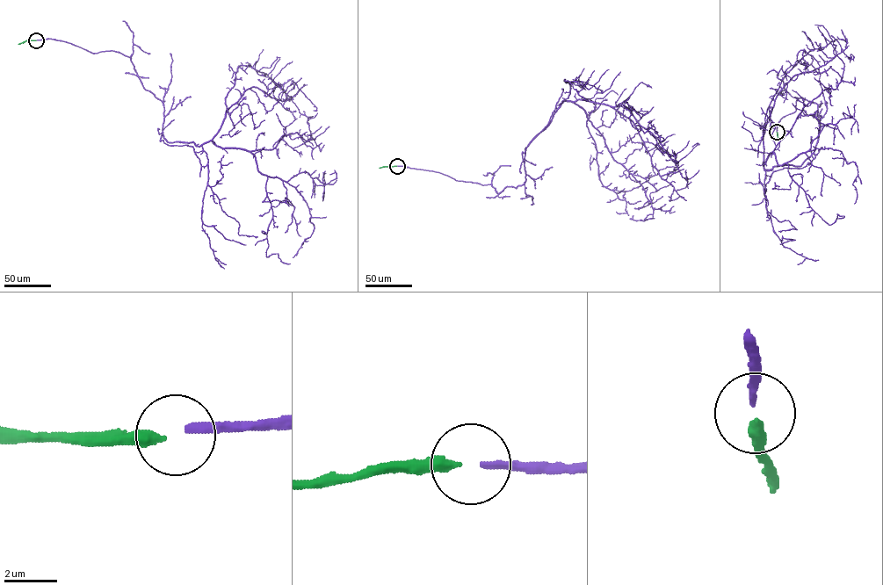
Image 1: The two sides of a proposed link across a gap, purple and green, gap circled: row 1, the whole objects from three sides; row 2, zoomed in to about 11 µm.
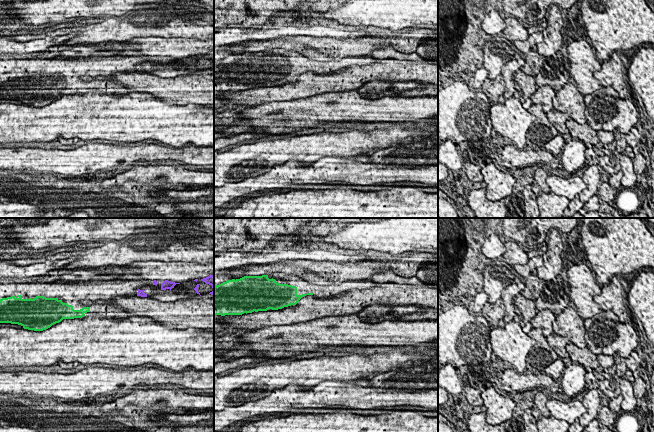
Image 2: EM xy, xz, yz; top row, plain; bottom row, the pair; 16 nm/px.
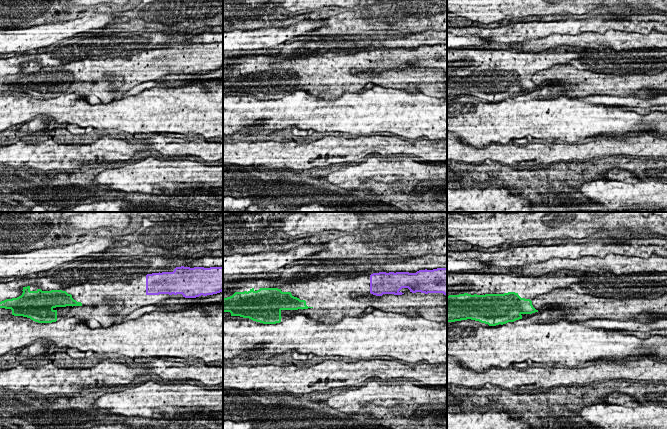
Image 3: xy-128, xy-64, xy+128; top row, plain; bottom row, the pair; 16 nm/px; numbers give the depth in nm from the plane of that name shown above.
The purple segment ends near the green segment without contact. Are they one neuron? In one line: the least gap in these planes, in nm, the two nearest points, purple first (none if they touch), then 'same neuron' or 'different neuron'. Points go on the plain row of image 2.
800 nm apart; from purple across xy (137, 71), (89, 84); same neuron

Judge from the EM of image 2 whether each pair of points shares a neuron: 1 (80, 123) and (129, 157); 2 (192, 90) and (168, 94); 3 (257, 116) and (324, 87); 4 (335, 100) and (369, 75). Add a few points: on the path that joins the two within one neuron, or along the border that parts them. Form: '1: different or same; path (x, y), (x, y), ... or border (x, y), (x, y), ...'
1: different; border (113, 142), (123, 144)
2: same; path (186, 94), (174, 94)
3: different; border (273, 101), (248, 107)
4: different; border (356, 89), (336, 92)

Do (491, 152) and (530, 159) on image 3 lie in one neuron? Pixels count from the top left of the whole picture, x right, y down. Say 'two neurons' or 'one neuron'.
one neuron

